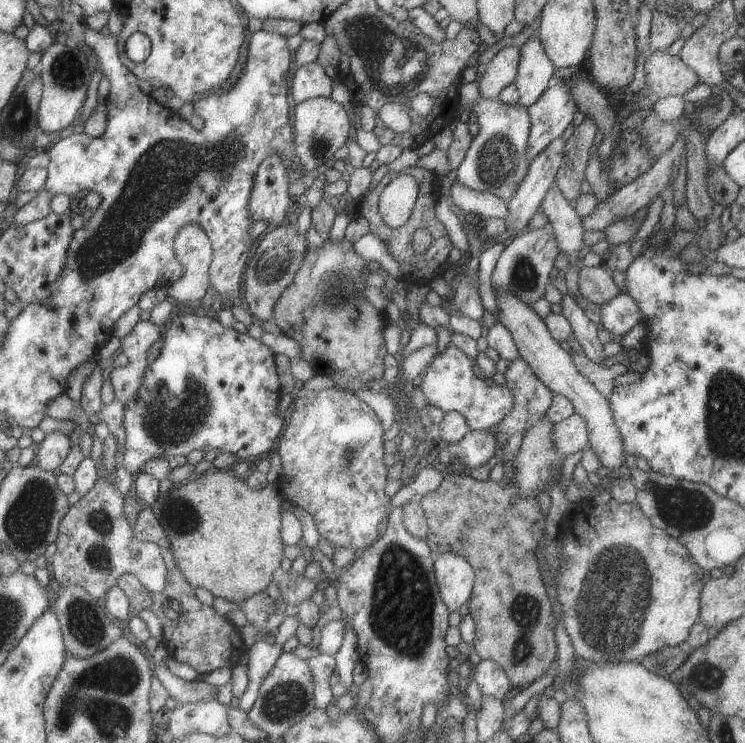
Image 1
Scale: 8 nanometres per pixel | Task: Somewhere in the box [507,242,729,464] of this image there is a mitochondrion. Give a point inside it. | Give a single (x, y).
(523, 277)

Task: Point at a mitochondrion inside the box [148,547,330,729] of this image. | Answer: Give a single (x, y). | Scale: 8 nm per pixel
(284, 703)

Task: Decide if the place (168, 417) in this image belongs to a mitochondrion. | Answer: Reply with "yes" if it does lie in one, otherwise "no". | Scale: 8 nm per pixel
yes

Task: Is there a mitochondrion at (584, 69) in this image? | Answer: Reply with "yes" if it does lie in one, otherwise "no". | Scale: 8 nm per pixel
no

